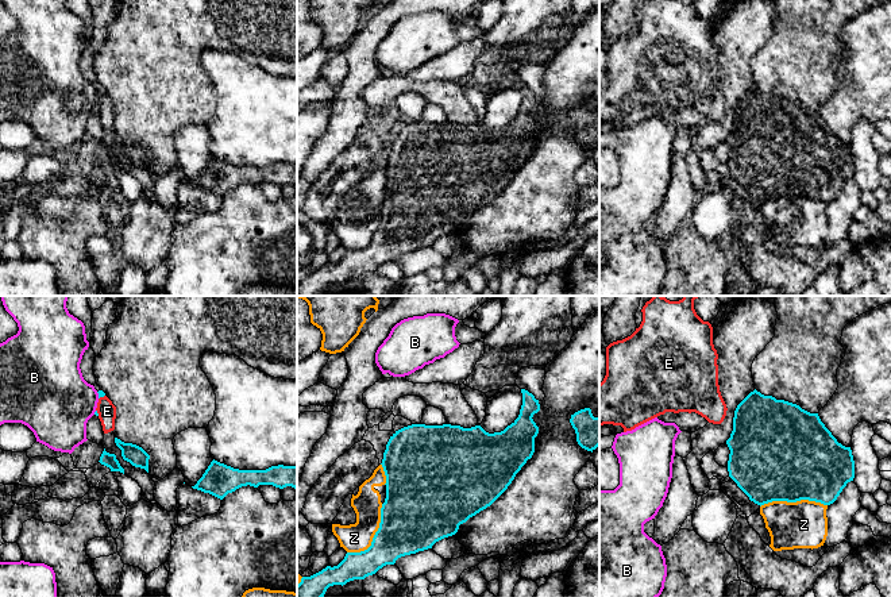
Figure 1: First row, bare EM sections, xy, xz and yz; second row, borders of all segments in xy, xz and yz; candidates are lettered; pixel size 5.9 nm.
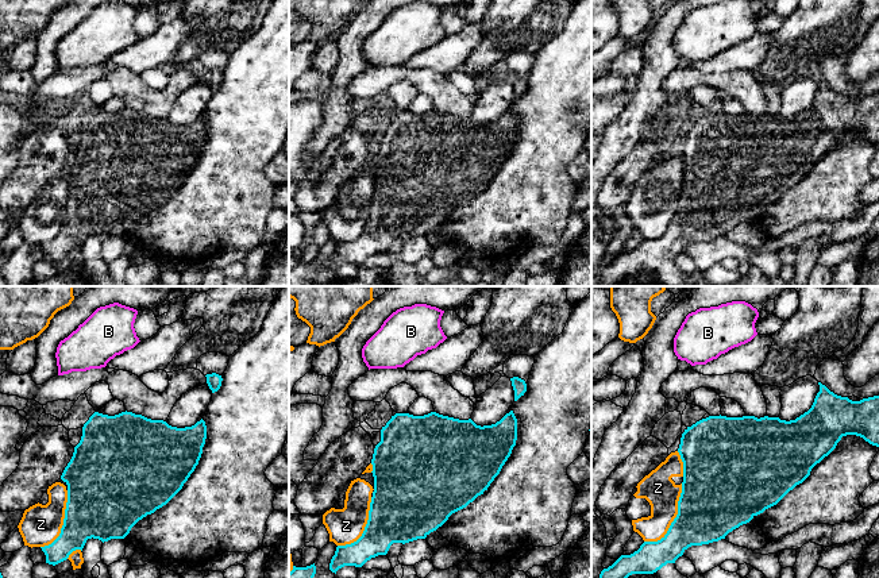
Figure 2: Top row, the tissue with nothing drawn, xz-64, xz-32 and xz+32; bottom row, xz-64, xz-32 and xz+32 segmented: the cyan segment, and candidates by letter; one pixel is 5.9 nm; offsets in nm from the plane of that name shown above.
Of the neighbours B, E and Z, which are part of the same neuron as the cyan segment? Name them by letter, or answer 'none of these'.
none of these

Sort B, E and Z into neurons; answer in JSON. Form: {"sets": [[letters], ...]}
{"sets": [["B"], ["E"], ["Z"]]}

